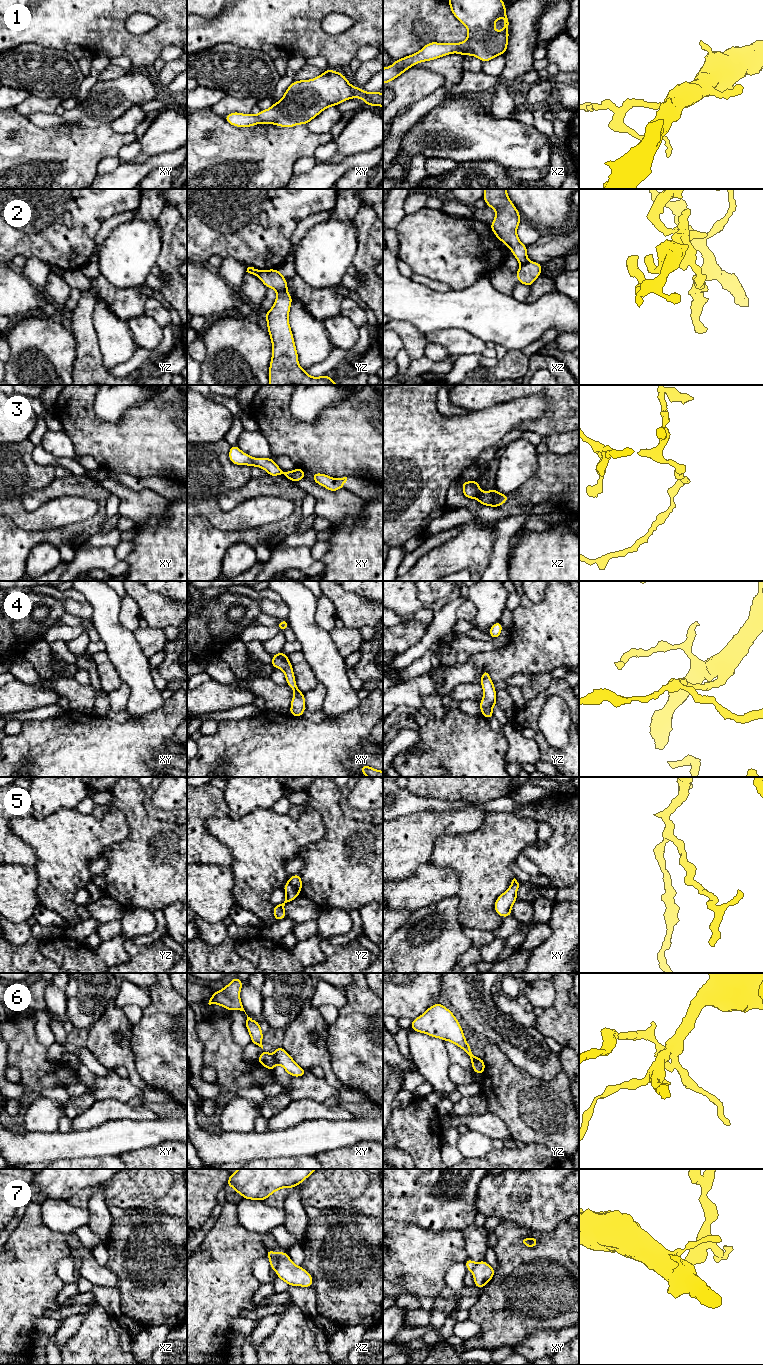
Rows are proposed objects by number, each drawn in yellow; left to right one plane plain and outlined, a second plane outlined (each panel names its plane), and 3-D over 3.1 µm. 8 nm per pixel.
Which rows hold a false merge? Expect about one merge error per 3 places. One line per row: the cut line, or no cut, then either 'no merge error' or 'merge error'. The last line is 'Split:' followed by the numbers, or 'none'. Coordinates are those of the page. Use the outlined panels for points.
1: cut none; no merge error
2: cut xz (529, 261), (521, 264); merge error
3: cut xz (480, 492), (477, 497); merge error
4: cut none; no merge error
5: cut none; no merge error
6: cut xy (272, 1054), (277, 1062); merge error
7: cut xz (278, 1253), (276, 1271); merge error
Split: 2, 3, 6, 7

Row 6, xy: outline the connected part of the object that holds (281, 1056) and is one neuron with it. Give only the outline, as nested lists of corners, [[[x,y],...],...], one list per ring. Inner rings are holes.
[[[282,1046],[276,1048],[273,1056],[276,1062],[279,1063],[290,1076],[301,1077],[306,1074],[307,1071],[301,1068]]]

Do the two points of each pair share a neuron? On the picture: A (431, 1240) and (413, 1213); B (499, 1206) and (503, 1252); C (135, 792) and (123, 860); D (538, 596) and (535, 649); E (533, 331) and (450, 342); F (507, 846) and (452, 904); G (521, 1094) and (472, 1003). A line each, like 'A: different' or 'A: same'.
A: different
B: different
C: same
D: different
E: different
F: different
G: different

